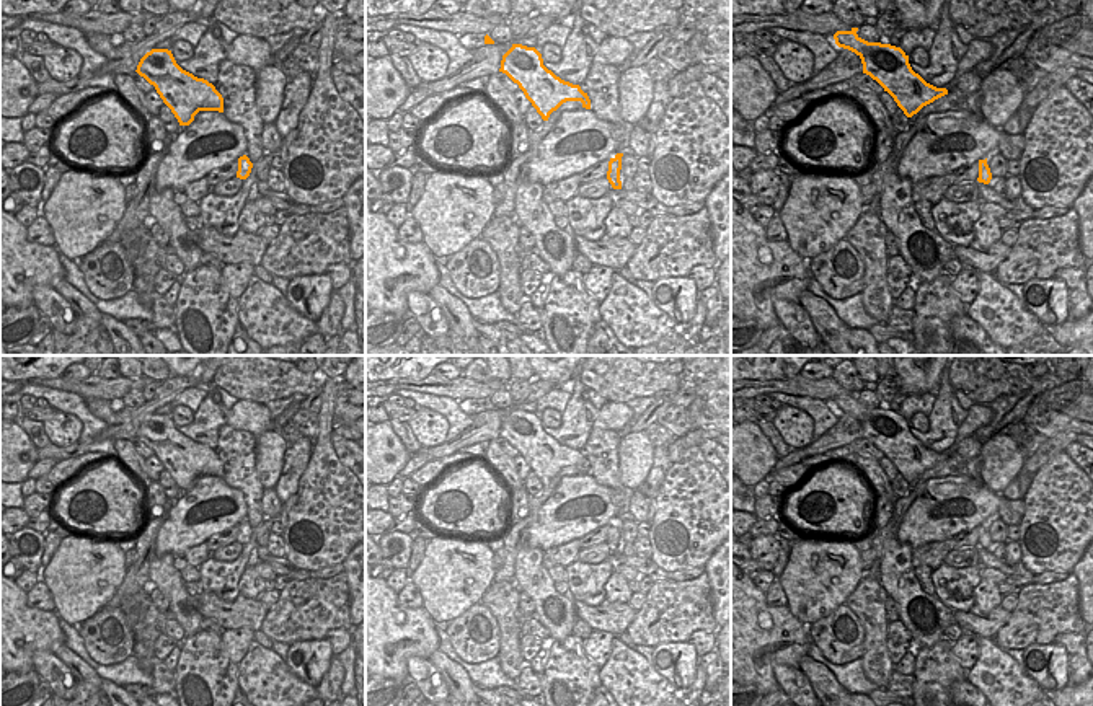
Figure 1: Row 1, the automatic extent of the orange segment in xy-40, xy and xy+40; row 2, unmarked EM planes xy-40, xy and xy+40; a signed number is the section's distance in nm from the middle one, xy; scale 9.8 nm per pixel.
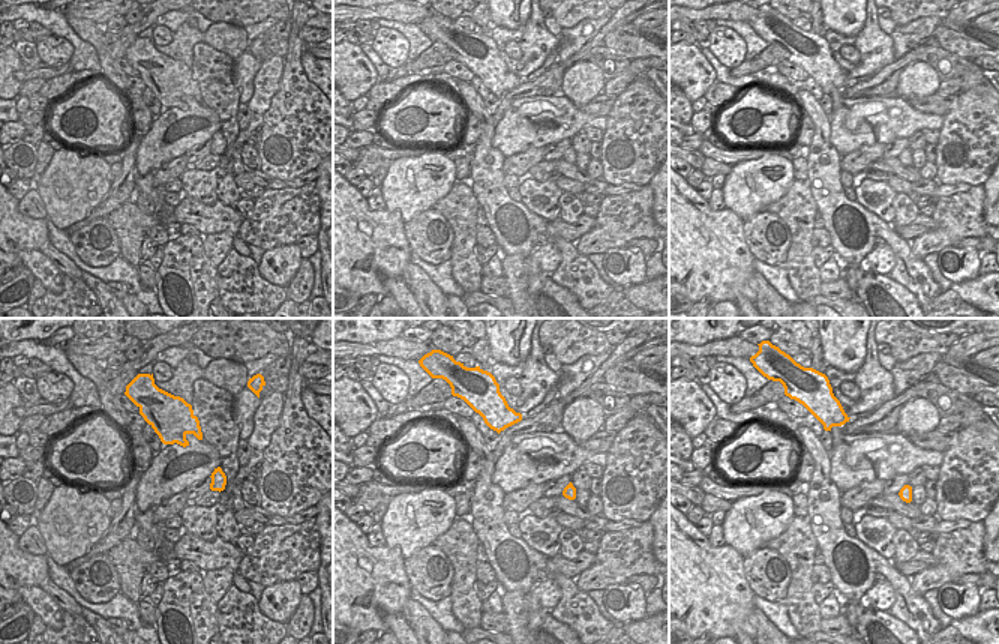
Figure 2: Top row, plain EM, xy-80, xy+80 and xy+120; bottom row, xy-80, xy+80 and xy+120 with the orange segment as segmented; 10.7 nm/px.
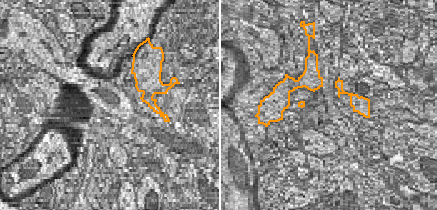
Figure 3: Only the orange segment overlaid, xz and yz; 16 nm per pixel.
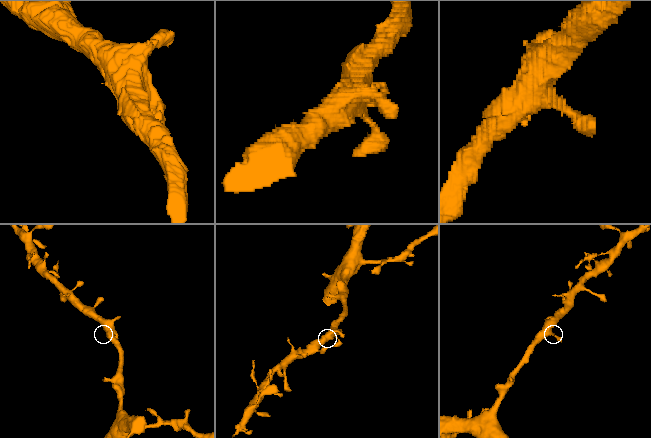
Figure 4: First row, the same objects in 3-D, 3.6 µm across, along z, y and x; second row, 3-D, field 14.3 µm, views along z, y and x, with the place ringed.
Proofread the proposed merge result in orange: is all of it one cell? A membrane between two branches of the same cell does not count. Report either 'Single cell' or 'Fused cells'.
Single cell

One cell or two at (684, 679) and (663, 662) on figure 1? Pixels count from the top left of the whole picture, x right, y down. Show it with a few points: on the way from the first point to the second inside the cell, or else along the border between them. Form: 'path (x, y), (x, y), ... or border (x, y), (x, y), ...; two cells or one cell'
path (679, 674), (668, 662); one cell

